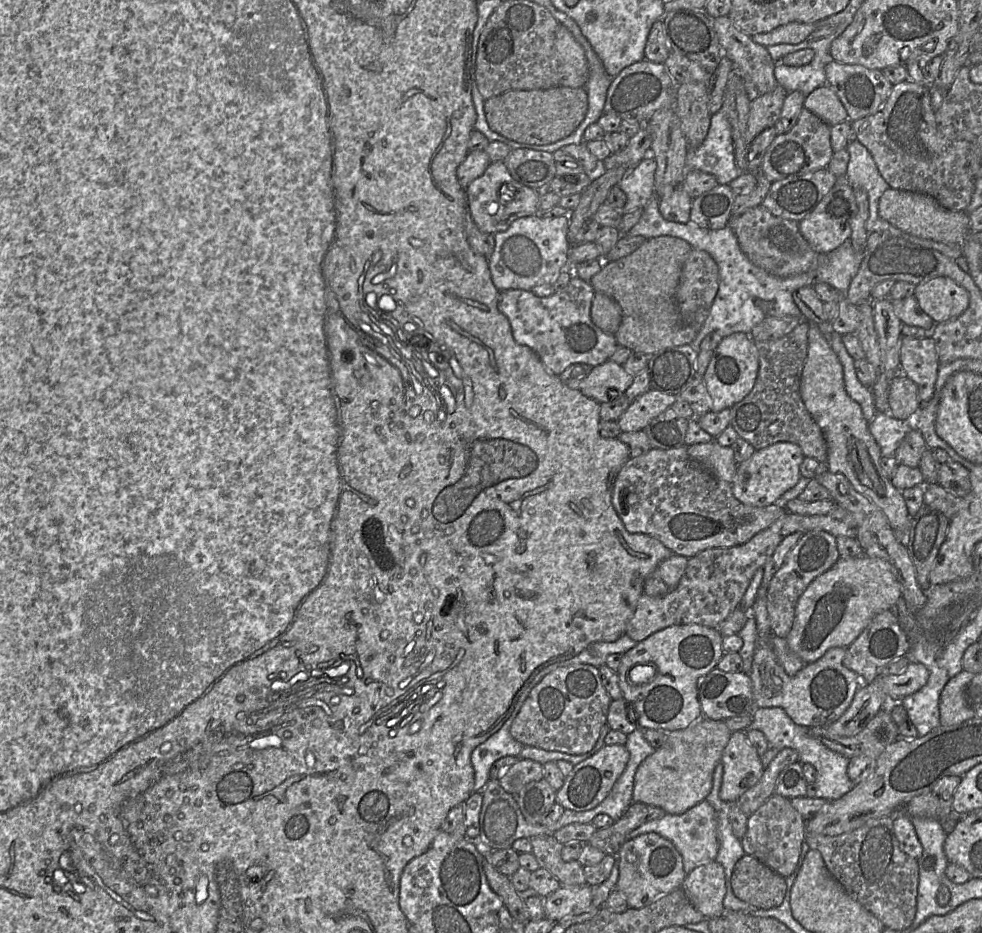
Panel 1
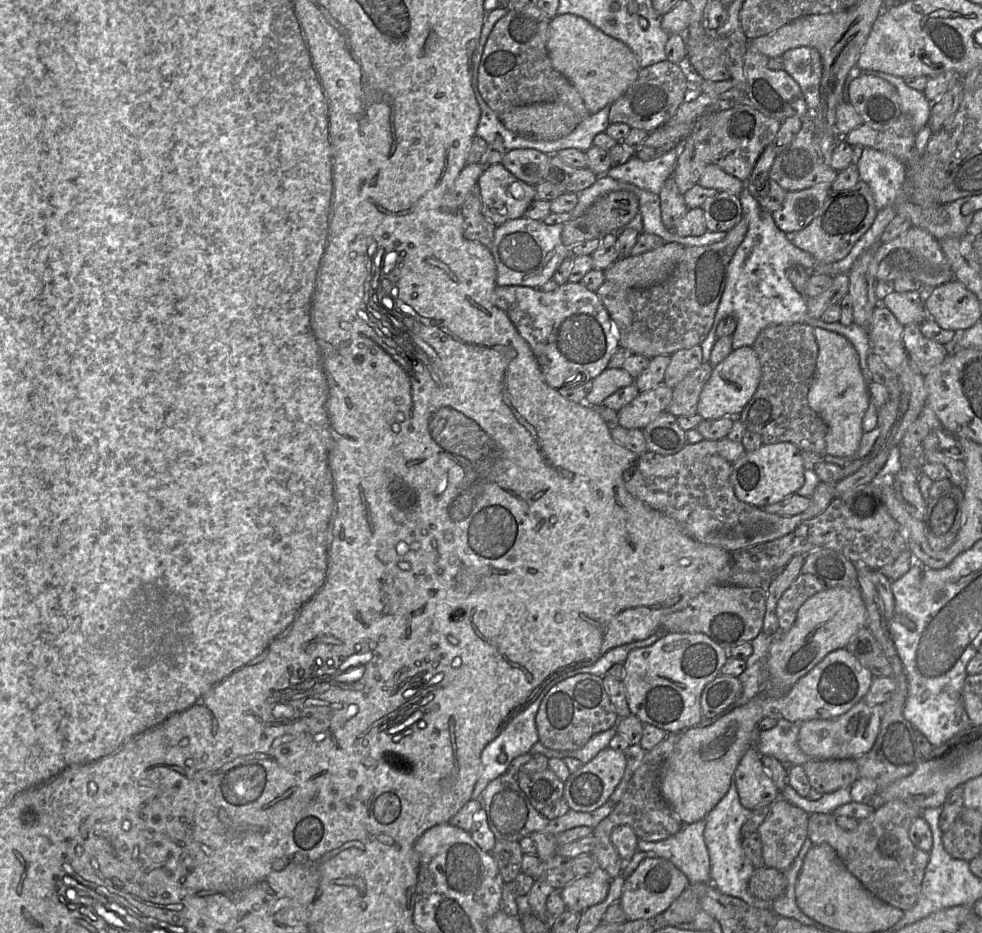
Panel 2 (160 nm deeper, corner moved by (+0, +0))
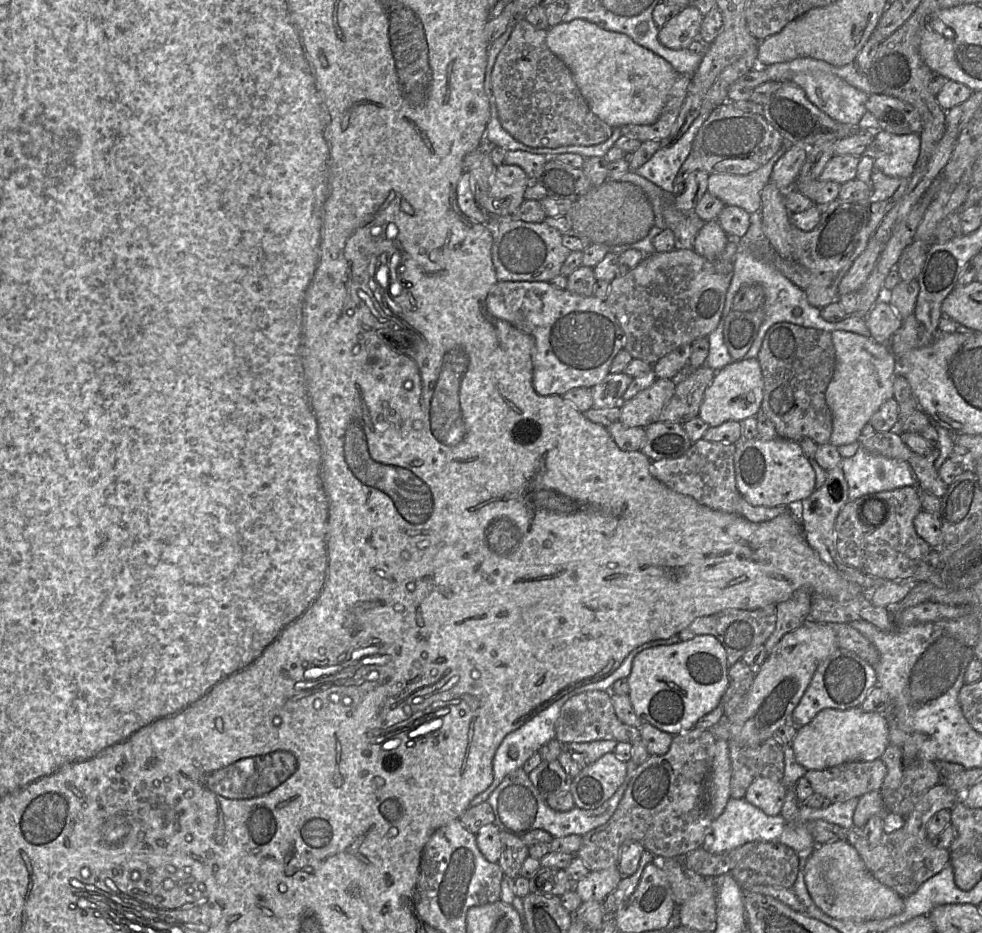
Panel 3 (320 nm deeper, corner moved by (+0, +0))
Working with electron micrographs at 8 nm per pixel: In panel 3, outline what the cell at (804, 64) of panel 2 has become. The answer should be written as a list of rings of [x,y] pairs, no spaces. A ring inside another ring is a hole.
[[[830,72],[796,73],[791,80],[802,88],[807,98],[821,111],[841,123],[858,125],[867,112],[866,101],[869,94],[851,86],[839,76]]]

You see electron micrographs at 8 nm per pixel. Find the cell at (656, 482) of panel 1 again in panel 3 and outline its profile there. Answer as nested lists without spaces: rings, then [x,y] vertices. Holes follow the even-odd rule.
[[[700,439],[692,443],[687,452],[678,458],[652,461],[650,472],[668,488],[691,496],[704,506],[721,512],[737,513],[737,503],[742,496],[736,486],[735,450],[736,444]]]

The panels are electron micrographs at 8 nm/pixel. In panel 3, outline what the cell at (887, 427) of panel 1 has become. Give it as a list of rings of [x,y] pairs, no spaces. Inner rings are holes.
[[[862,446],[852,457],[842,458],[841,467],[848,485],[849,501],[918,483],[908,461],[872,454]]]

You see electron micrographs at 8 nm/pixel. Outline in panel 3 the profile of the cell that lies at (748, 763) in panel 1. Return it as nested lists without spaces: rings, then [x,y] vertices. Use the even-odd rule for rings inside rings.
[[[767,777],[756,778],[747,788],[745,799],[767,815],[780,815],[787,786],[782,781]]]

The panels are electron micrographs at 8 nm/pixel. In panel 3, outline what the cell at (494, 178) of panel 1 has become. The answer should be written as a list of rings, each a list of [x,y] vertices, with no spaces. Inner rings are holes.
[[[518,165],[497,166],[491,179],[487,200],[482,208],[491,218],[508,219],[525,200],[524,193],[531,183]]]

